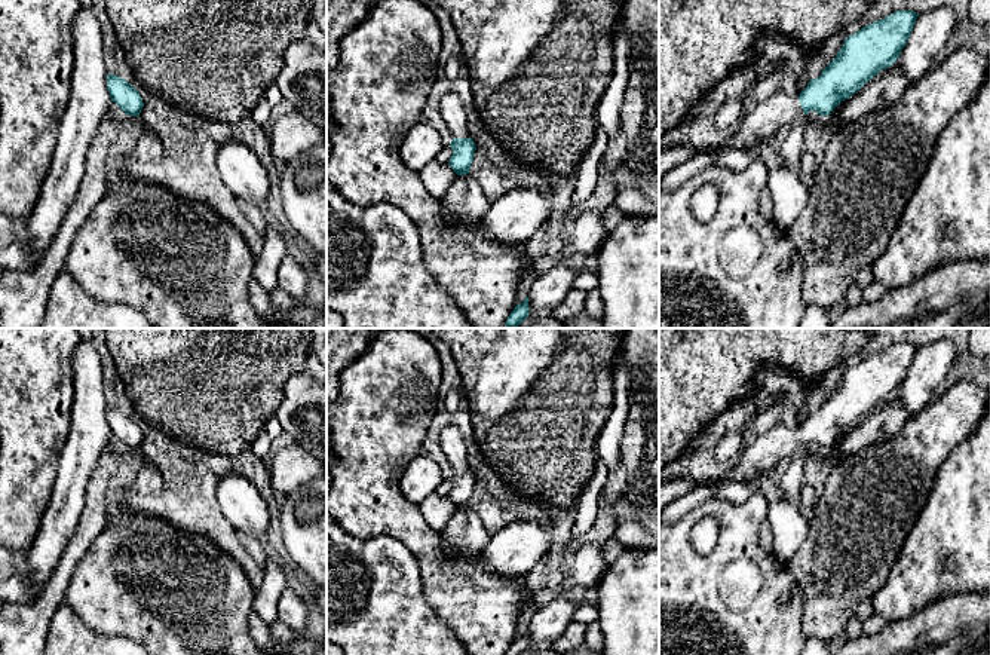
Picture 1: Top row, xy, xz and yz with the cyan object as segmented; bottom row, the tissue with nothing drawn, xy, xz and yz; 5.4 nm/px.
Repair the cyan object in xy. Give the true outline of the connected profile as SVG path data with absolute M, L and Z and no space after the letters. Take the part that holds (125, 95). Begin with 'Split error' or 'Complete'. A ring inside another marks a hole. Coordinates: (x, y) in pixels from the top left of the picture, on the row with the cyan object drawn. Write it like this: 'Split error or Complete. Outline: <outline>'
Complete. Outline: M107 74L107 89L111 101L114 101L122 111L129 116L140 116L144 102L132 85L119 76Z

